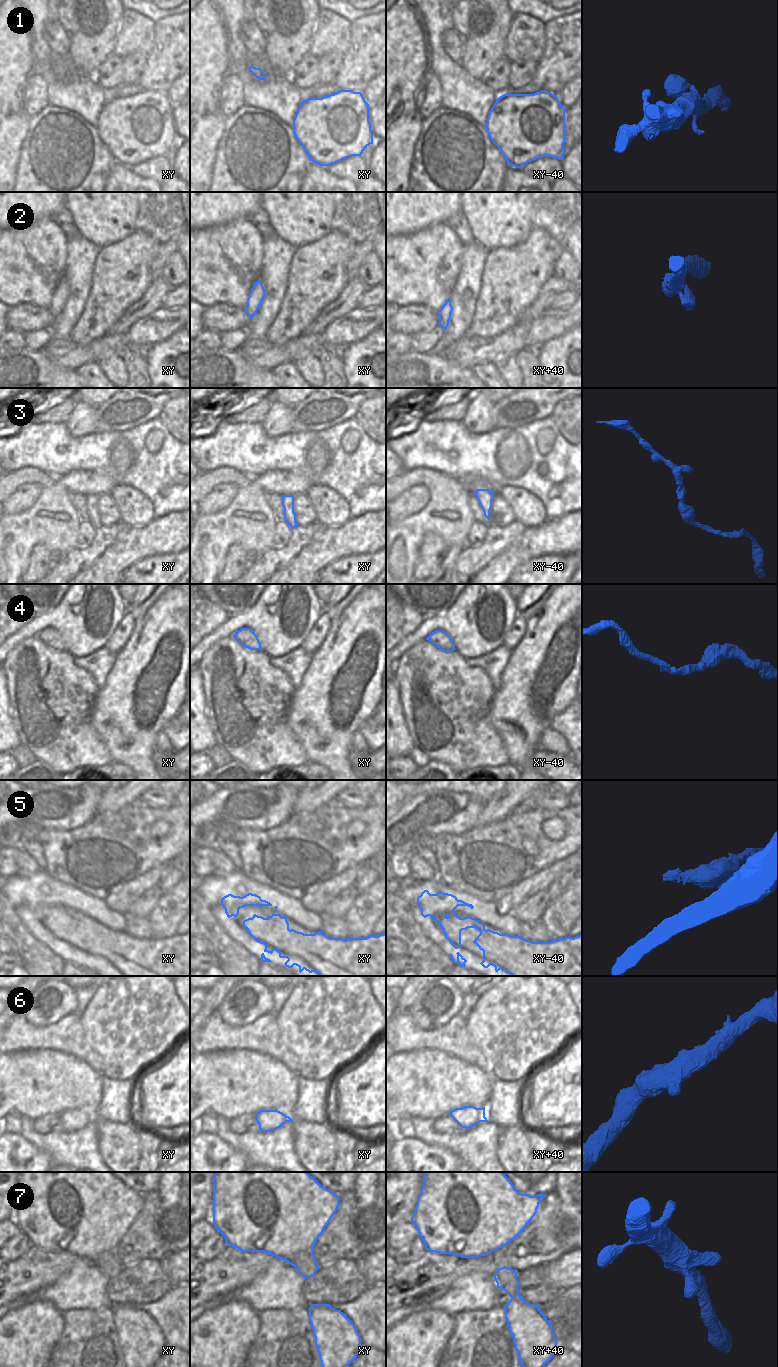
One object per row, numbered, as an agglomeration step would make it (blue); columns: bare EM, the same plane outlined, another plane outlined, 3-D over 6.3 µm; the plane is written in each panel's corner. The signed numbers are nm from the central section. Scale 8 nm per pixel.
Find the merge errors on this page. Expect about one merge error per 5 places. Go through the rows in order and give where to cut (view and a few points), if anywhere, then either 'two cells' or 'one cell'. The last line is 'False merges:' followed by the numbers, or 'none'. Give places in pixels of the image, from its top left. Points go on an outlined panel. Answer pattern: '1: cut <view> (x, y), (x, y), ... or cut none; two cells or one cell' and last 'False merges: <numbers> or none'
1: cut none; one cell
2: cut none; one cell
3: cut none; one cell
4: cut none; one cell
5: cut none; one cell
6: cut none; one cell
7: cut none; one cell
False merges: none

